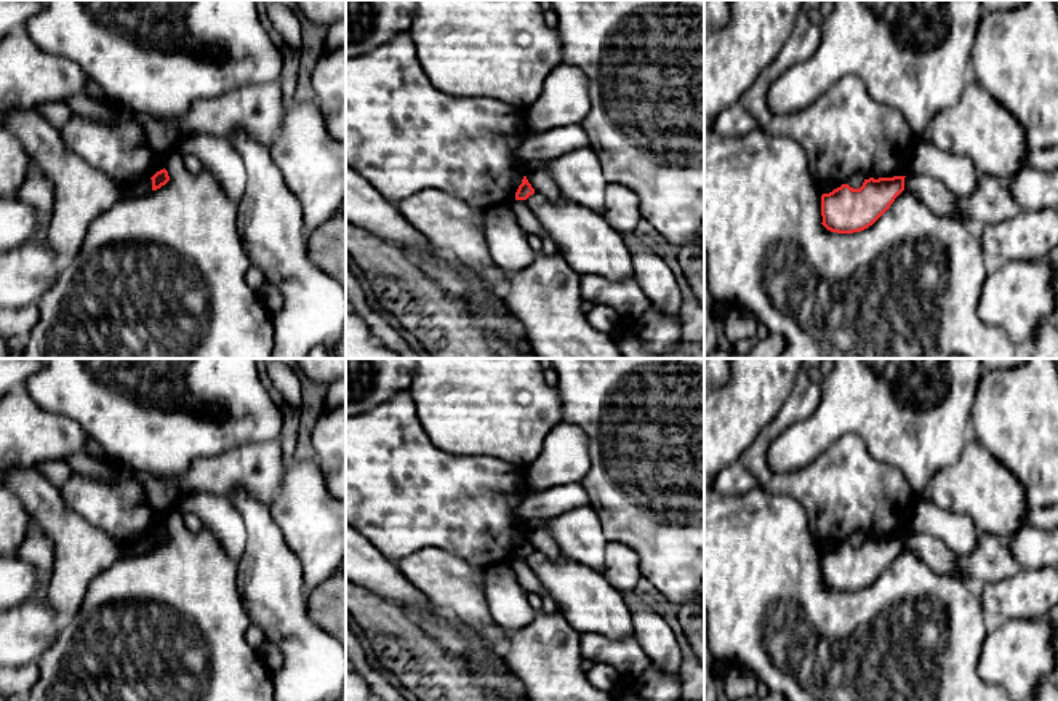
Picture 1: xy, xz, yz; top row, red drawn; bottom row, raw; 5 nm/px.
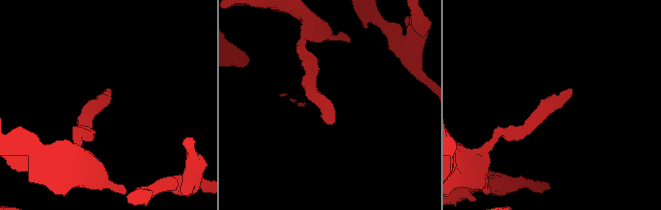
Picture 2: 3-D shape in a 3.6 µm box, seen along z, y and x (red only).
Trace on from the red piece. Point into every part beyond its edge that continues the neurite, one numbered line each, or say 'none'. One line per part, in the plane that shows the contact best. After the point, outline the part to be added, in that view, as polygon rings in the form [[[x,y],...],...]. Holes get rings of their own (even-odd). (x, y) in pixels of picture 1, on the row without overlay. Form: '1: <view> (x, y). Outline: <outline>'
none

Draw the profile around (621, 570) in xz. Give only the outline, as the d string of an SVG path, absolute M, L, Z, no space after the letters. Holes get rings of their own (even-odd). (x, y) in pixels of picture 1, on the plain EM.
M608 543L605 547L605 579L621 592L631 592L642 579L639 555L621 543Z

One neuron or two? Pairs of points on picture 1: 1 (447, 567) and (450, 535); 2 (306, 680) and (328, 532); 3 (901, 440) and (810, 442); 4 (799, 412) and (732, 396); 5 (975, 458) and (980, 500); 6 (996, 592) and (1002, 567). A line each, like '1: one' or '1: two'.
1: two
2: two
3: one
4: two
5: one
6: two

